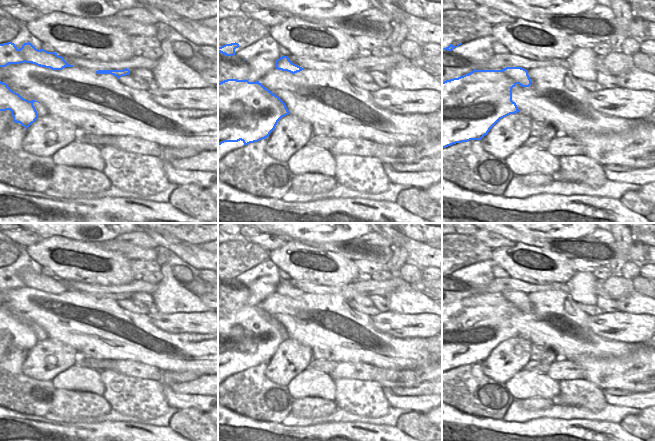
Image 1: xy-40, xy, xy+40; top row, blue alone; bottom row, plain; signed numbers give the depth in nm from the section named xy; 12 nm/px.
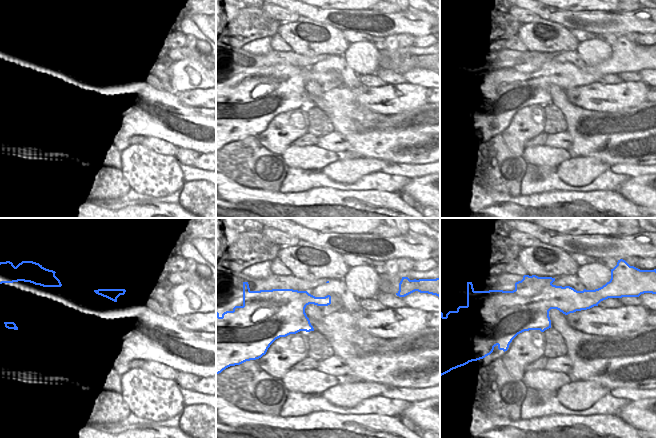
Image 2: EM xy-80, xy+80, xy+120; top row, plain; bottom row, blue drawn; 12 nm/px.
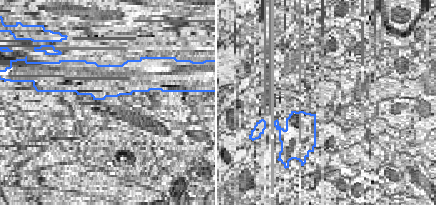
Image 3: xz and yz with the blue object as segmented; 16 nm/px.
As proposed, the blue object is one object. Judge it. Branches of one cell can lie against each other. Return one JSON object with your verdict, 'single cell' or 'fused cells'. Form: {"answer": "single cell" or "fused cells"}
{"answer": "fused cells"}

